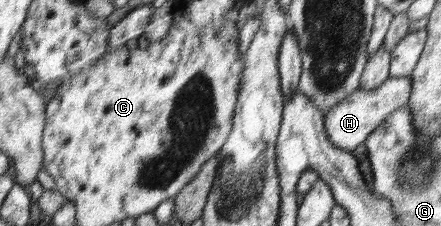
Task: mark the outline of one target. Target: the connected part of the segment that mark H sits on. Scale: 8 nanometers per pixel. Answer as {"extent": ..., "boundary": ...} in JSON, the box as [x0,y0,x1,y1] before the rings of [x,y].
{"extent":[324,76,412,153],"boundary":[[[390,76],[375,90],[363,90],[361,88],[355,90],[347,98],[333,106],[327,114],[324,114],[324,129],[327,138],[337,148],[351,153],[359,144],[363,144],[367,140],[373,129],[377,129],[379,124],[385,122],[387,116],[391,116],[395,110],[407,106],[411,83],[412,78],[410,76],[399,78]]]}

